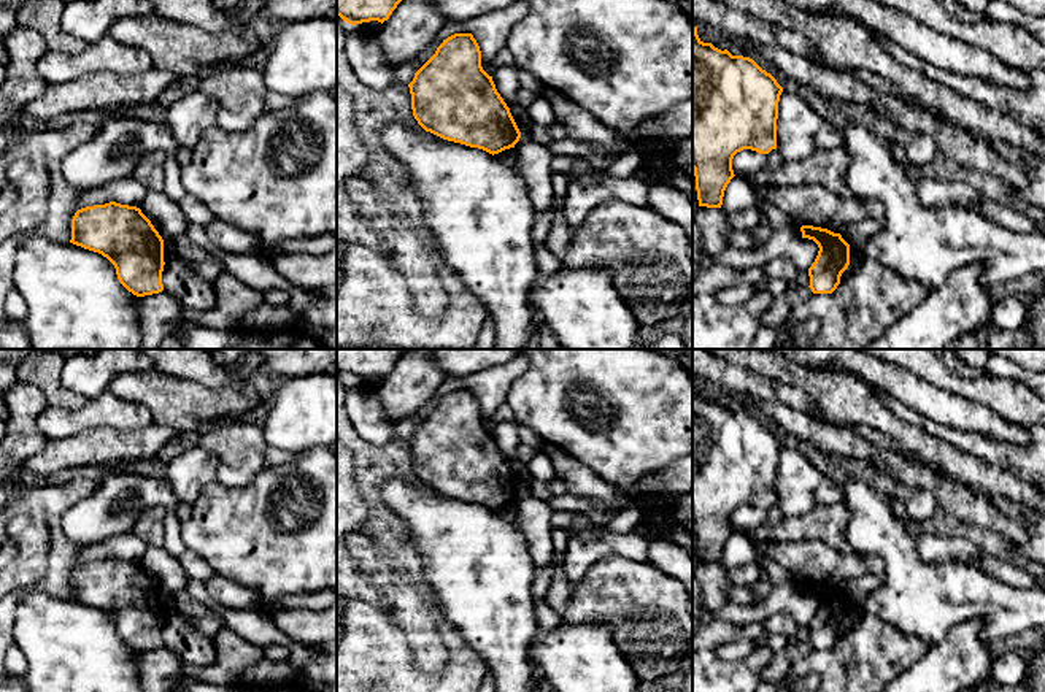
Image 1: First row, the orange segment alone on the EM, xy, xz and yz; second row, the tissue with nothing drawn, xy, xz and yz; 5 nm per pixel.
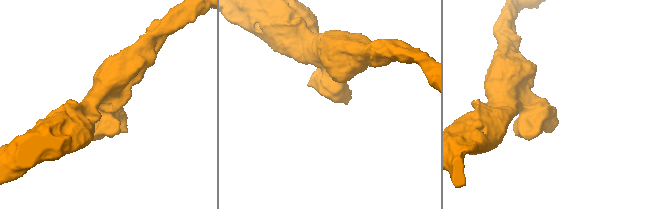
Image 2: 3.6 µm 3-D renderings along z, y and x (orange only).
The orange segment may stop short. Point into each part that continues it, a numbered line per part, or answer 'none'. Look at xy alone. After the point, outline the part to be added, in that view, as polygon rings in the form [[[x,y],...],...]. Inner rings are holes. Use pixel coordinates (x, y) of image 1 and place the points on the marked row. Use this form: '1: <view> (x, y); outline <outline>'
none

